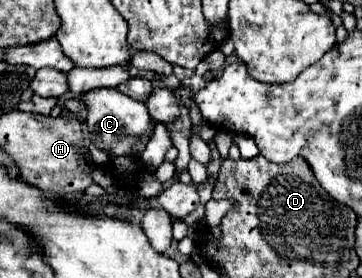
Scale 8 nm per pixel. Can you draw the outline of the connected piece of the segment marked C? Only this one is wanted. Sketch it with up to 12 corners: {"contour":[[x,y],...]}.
{"contour":[[117,89],[79,95],[91,143],[111,155],[147,131],[145,103]]}

